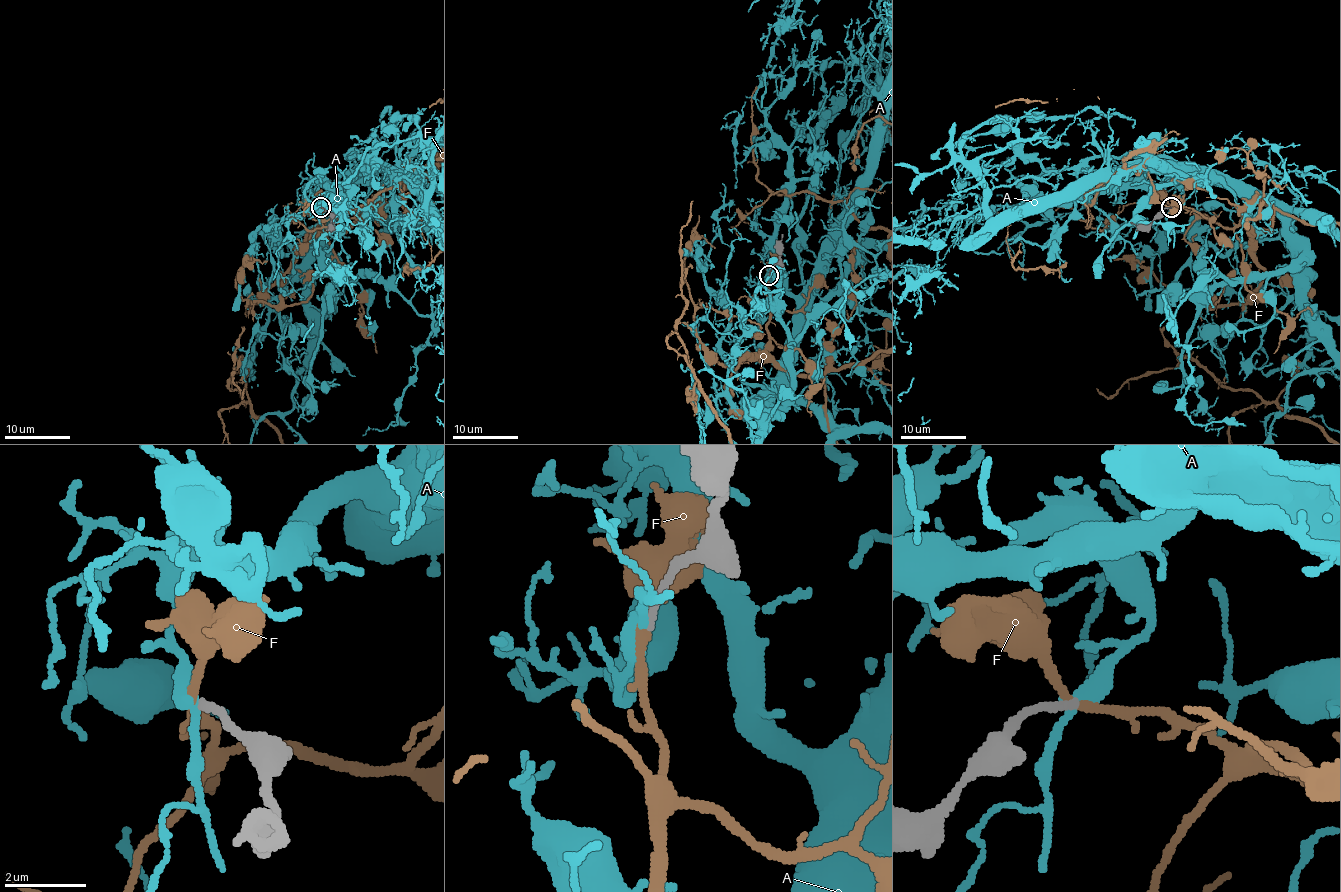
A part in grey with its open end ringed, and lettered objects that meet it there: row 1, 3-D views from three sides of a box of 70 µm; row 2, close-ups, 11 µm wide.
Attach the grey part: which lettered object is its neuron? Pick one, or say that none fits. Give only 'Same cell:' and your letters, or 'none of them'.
Same cell: F

